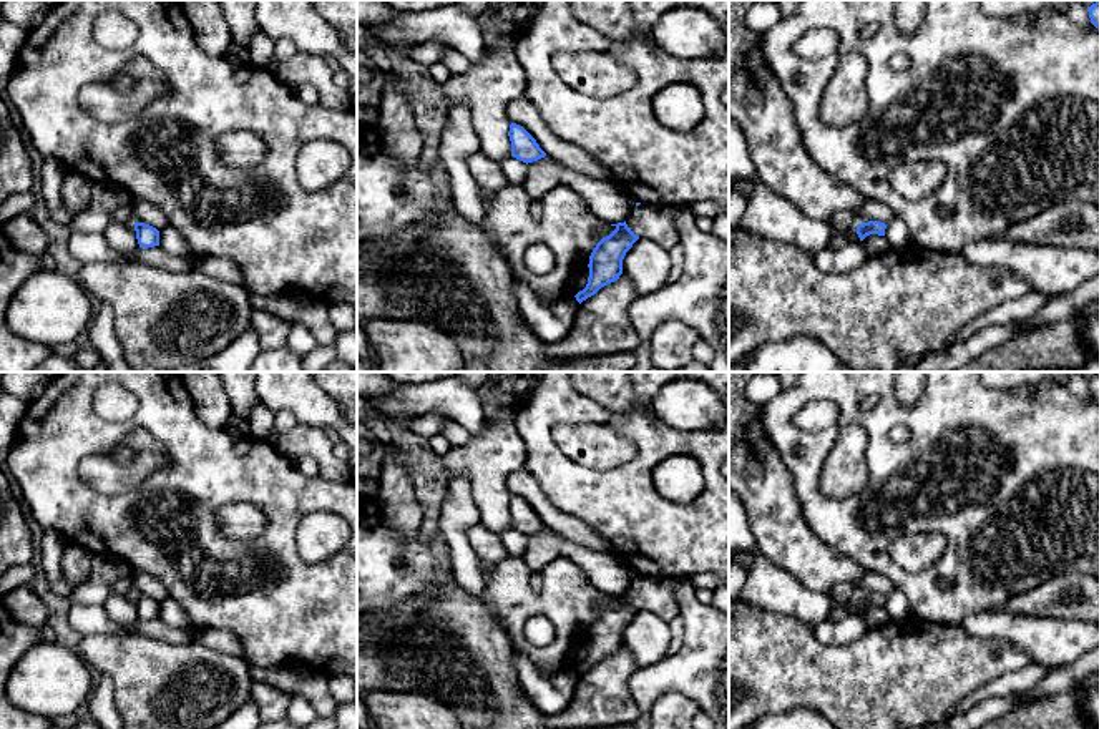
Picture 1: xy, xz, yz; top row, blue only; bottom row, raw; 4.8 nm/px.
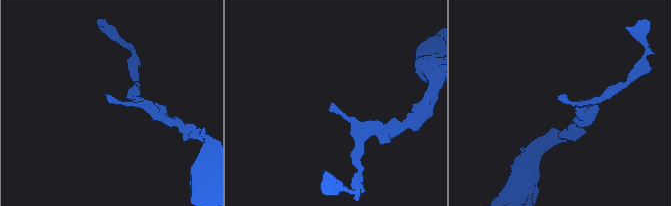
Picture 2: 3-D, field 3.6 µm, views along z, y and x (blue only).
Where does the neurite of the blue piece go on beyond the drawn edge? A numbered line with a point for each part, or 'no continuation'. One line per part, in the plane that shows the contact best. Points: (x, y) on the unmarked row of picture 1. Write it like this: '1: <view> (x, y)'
no continuation

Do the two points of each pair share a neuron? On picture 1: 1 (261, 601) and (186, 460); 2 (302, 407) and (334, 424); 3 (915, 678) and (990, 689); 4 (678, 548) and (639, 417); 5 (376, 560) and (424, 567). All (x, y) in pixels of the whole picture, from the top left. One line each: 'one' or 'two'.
1: one
2: one
3: two
4: one
5: one

